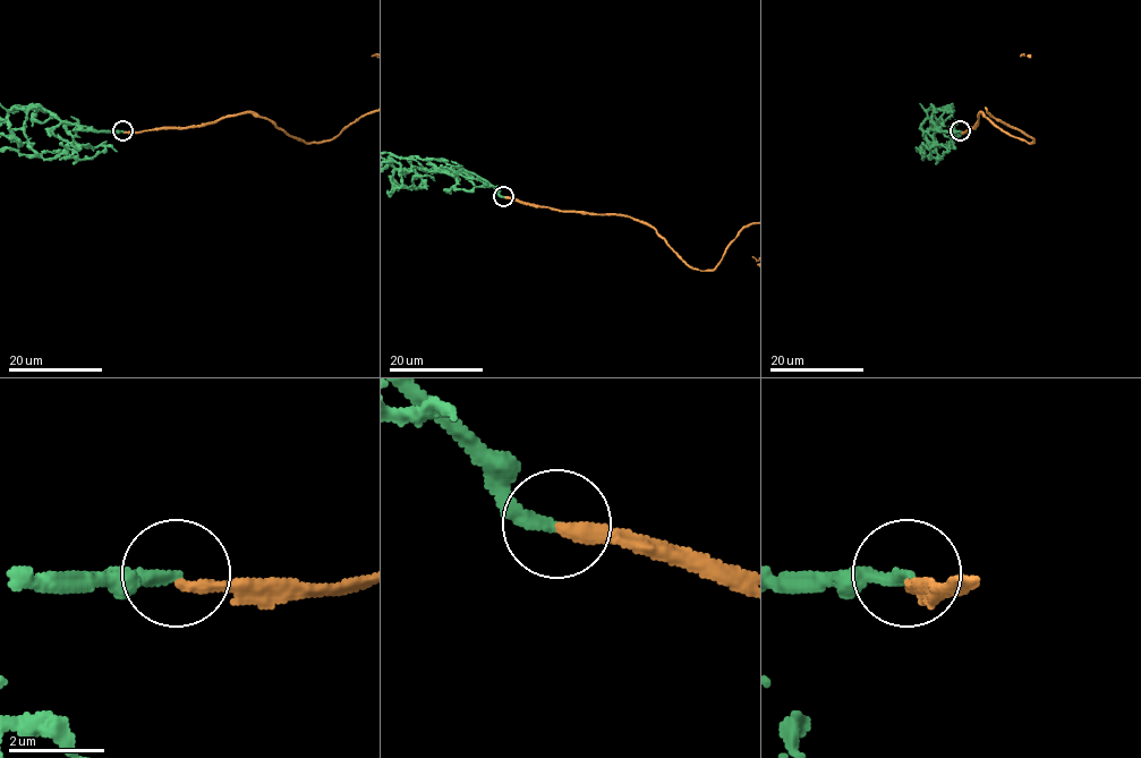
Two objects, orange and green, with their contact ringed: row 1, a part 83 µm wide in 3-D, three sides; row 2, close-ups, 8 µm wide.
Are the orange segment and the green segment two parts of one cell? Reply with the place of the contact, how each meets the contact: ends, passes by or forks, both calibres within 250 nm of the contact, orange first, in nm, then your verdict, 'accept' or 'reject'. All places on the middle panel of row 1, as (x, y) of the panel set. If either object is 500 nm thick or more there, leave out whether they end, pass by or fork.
(503, 196) | orange ends | green ends | 260/280 nm | reject

